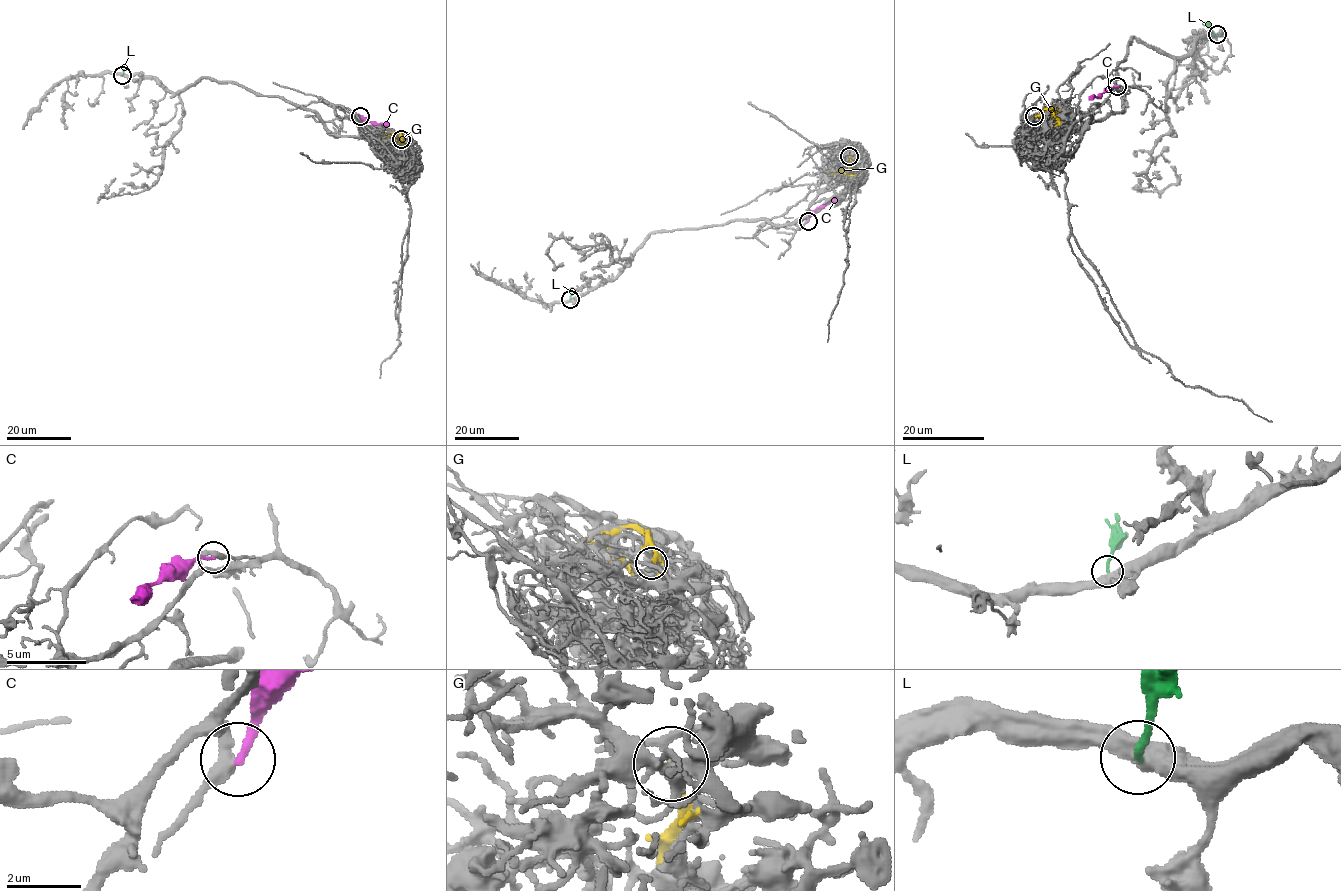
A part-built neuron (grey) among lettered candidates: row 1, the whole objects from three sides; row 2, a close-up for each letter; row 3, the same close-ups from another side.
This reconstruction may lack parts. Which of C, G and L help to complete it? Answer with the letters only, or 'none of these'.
L

